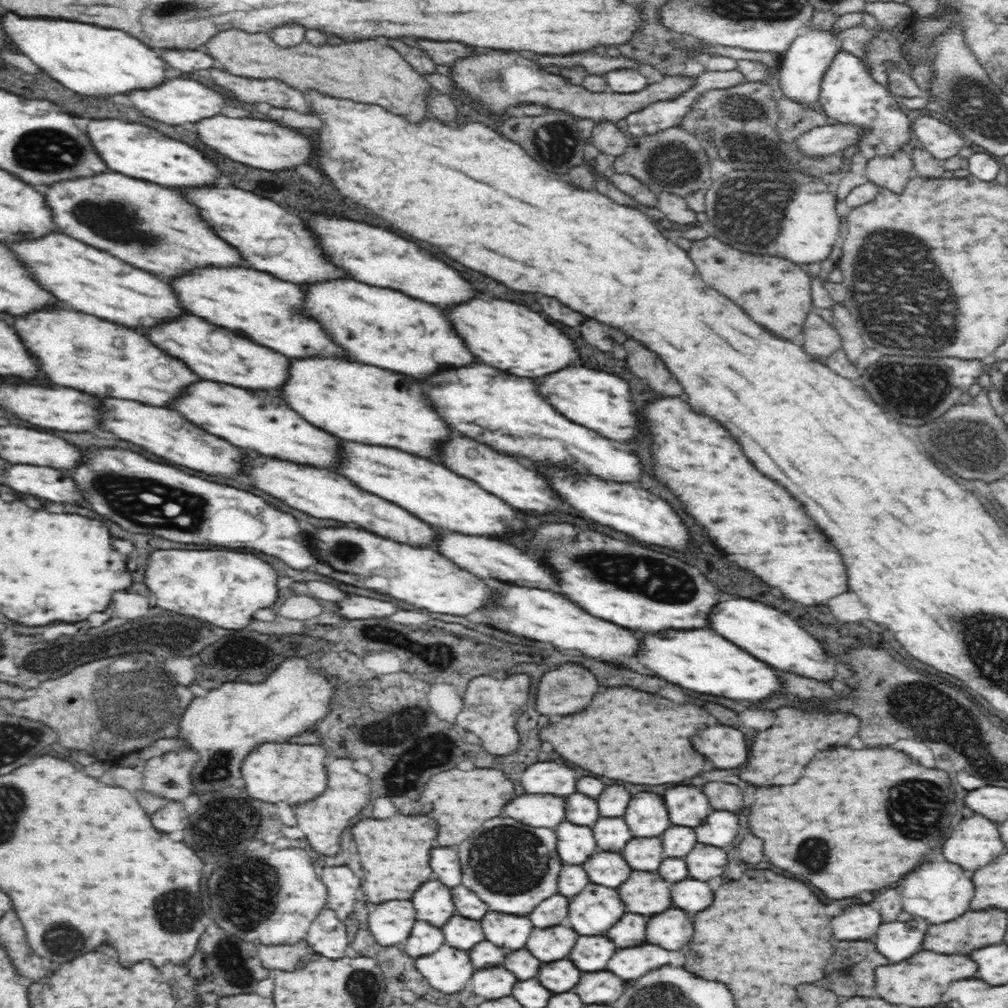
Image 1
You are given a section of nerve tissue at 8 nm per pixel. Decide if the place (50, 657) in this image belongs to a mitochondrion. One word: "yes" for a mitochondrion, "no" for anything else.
yes

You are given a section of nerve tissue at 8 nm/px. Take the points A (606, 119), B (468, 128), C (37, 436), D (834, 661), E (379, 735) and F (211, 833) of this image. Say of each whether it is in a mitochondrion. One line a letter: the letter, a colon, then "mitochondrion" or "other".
A: other
B: other
C: other
D: other
E: mitochondrion
F: other

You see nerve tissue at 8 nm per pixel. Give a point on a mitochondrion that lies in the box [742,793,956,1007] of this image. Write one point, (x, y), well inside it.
(802, 855)

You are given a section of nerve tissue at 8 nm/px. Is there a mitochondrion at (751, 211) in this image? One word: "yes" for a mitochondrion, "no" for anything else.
yes

